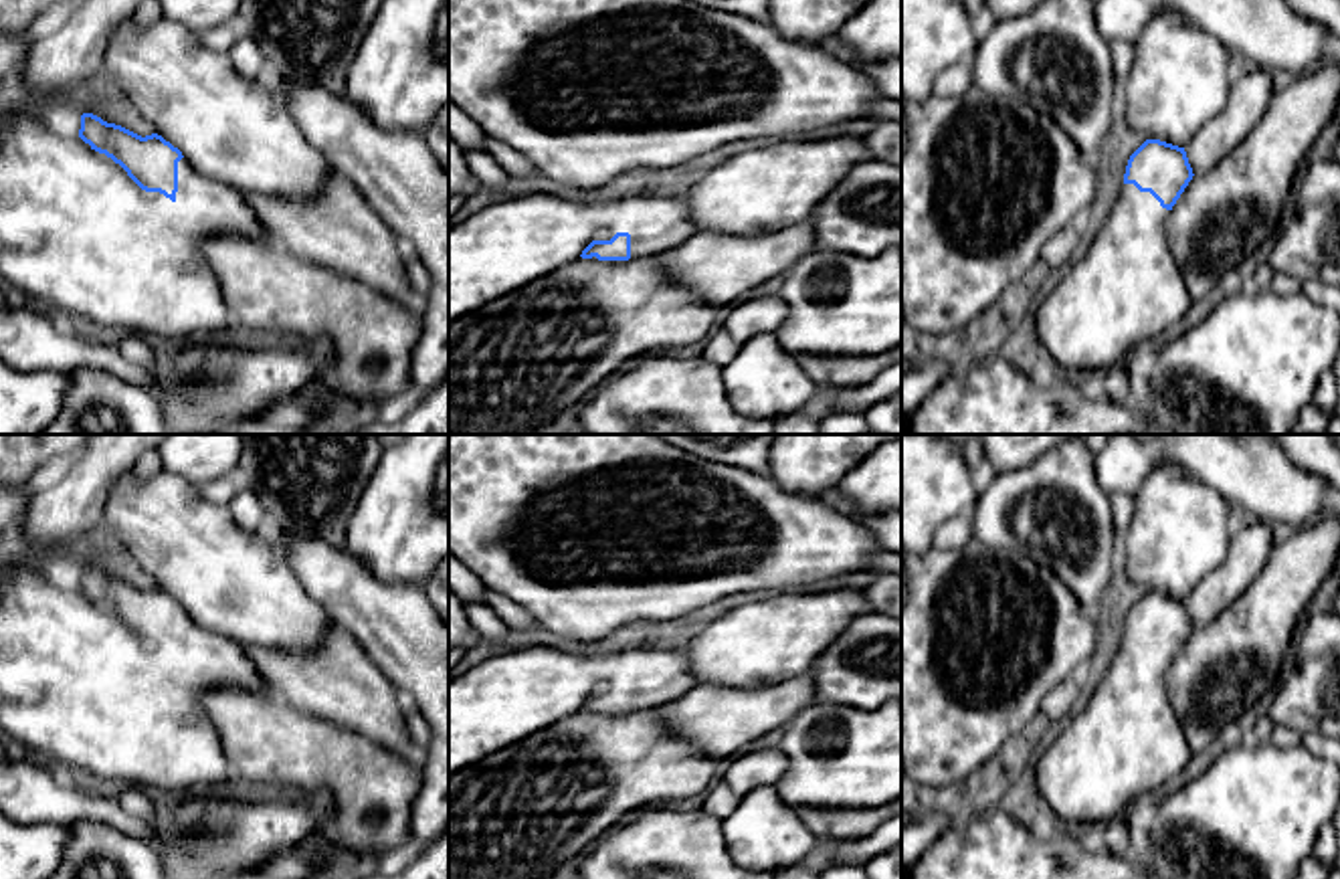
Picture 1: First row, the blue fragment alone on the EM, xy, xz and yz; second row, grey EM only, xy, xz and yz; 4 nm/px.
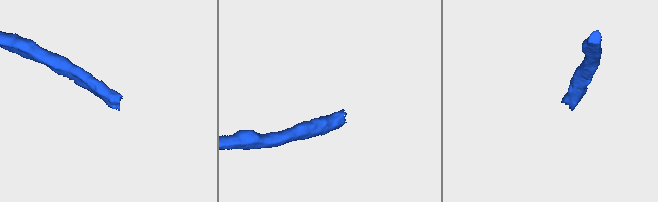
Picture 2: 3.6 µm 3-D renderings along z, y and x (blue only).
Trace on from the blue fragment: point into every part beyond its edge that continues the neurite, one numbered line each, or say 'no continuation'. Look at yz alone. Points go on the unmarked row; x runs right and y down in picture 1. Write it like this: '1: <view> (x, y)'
1: yz (1126, 742)

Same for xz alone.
1: xz (506, 698)

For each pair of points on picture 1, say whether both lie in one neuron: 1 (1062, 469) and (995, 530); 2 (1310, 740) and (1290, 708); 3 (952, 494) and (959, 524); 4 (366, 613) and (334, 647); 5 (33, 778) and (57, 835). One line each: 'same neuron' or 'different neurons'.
1: same neuron
2: different neurons
3: different neurons
4: different neurons
5: different neurons

